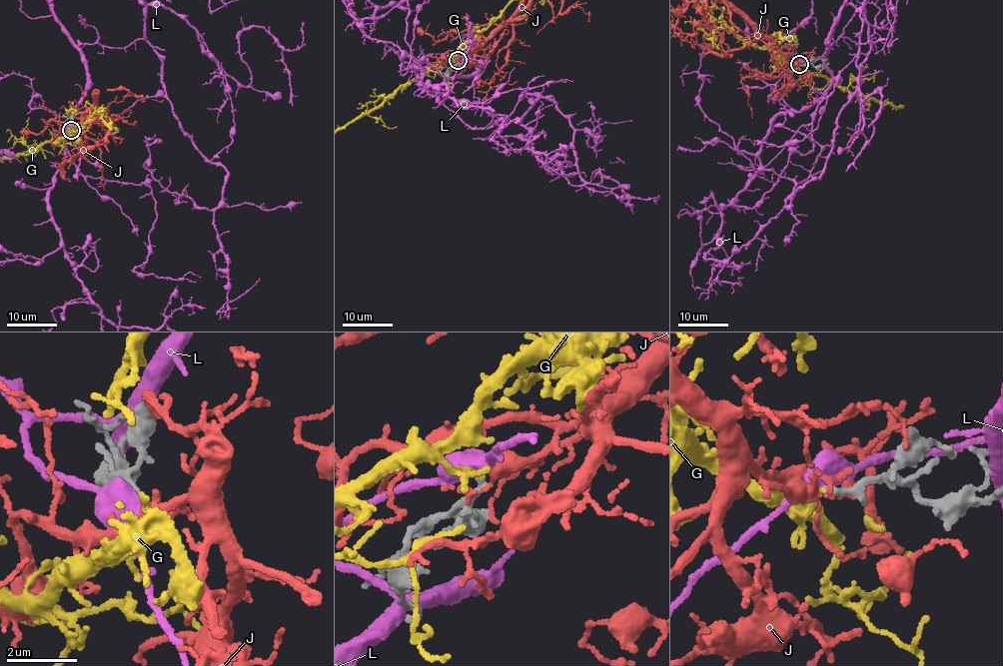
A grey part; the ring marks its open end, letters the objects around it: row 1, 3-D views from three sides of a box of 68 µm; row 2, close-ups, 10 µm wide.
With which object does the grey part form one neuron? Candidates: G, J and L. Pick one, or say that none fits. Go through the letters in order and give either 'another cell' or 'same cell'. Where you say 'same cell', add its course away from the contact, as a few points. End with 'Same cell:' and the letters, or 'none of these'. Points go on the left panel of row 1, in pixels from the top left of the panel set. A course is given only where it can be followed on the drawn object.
G: same cell
J: another cell
L: another cell
Same cell: G

